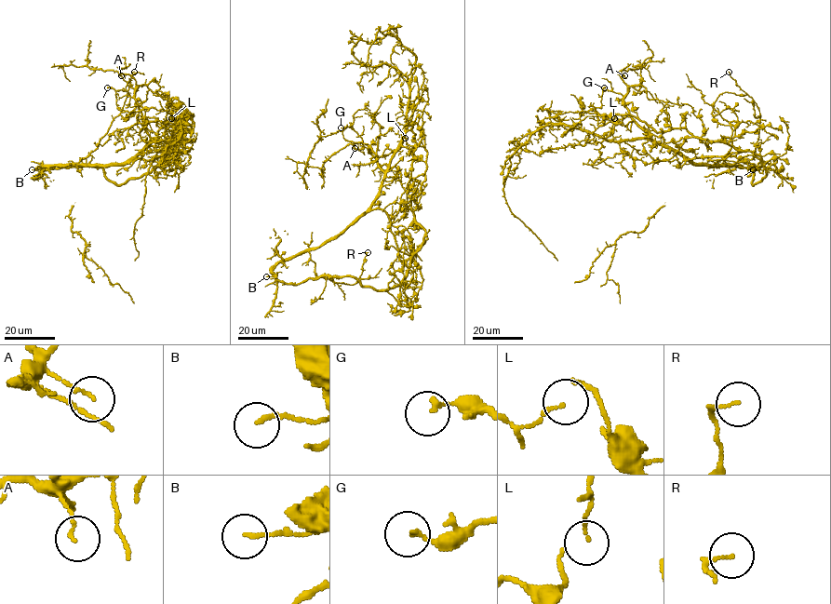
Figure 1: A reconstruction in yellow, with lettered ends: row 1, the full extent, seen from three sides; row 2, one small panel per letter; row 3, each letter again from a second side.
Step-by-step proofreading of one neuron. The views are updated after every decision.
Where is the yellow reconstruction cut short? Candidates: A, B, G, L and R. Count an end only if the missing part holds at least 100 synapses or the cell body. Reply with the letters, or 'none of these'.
none of these

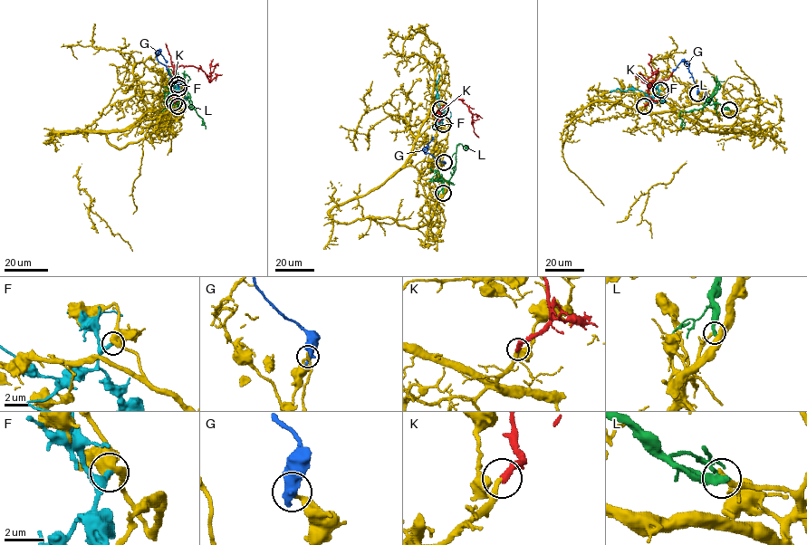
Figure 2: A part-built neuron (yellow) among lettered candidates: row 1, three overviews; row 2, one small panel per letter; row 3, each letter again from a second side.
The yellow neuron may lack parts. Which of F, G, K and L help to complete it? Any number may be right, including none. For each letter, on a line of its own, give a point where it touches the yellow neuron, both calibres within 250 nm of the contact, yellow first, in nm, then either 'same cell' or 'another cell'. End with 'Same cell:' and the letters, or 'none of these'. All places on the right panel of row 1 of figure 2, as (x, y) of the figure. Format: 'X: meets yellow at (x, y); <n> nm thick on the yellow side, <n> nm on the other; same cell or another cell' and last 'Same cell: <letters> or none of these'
F: meets yellow at (660, 90); 550 nm thick on the yellow side, 360 nm on the other; another cell
G: meets yellow at (697, 93); 200 nm thick on the yellow side, 650 nm on the other; another cell
K: meets yellow at (644, 106); 200 nm thick on the yellow side, 380 nm on the other; same cell
L: meets yellow at (729, 109); 260 nm thick on the yellow side, 400 nm on the other; another cell
Same cell: K

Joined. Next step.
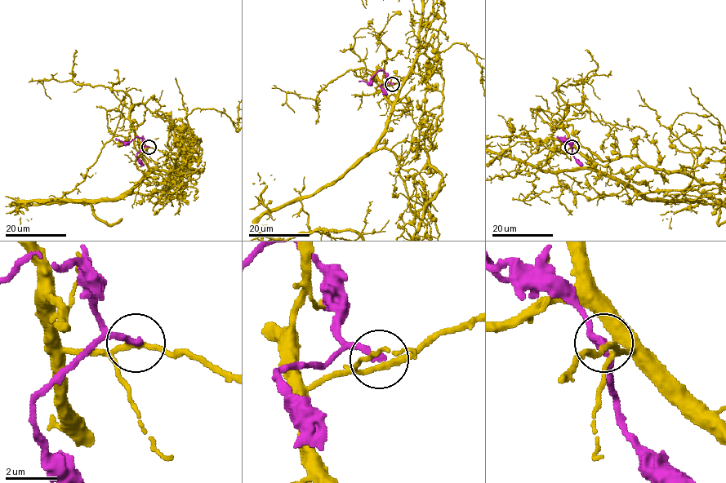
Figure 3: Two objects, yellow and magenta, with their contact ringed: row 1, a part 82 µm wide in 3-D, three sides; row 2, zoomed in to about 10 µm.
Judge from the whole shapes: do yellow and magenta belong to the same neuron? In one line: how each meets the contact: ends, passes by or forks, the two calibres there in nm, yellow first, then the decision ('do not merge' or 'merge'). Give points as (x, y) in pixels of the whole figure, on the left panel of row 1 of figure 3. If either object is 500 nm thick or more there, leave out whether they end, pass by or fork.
yellow passes by | magenta ends | 200/280 nm | do not merge

